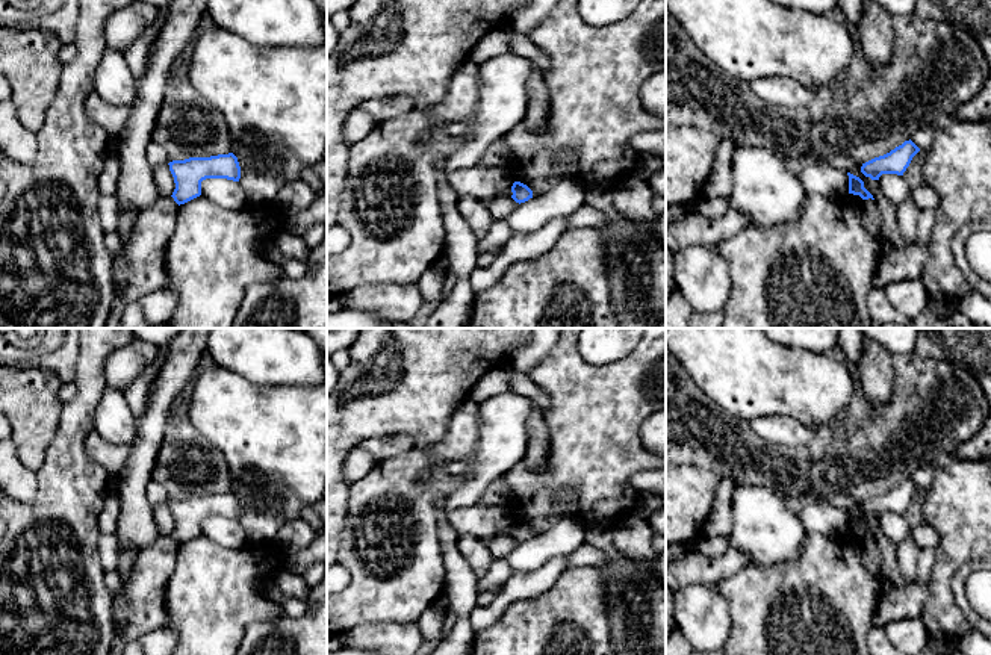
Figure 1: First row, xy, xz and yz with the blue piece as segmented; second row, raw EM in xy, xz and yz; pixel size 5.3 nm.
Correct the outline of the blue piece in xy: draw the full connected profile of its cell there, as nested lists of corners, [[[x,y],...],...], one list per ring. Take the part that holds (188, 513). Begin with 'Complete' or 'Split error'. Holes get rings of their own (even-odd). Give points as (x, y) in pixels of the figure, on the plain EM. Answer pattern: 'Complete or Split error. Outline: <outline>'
Complete. Outline: [[[233,492],[210,496],[189,496],[168,502],[174,516],[174,540],[180,545],[201,534],[201,520],[206,517],[227,517],[239,520],[241,505]]]

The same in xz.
Complete. Outline: [[[520,520],[513,522],[511,531],[513,531],[511,537],[519,543],[533,537],[533,529]]]

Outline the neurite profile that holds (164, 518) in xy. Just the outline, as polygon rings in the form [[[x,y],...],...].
[[[166,502],[166,504],[157,505],[156,508],[153,508],[153,513],[154,513],[154,520],[160,535],[171,535],[176,528],[176,522],[169,510],[169,504]]]

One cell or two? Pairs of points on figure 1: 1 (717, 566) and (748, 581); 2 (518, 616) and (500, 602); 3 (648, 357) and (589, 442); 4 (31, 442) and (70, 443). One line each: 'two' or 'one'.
1: two
2: two
3: one
4: two

